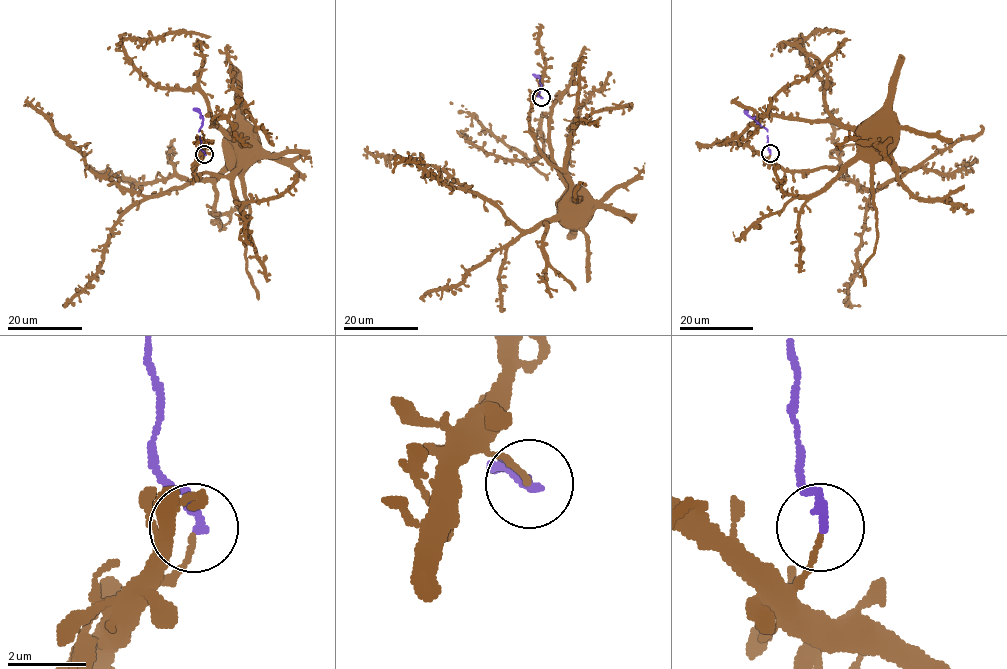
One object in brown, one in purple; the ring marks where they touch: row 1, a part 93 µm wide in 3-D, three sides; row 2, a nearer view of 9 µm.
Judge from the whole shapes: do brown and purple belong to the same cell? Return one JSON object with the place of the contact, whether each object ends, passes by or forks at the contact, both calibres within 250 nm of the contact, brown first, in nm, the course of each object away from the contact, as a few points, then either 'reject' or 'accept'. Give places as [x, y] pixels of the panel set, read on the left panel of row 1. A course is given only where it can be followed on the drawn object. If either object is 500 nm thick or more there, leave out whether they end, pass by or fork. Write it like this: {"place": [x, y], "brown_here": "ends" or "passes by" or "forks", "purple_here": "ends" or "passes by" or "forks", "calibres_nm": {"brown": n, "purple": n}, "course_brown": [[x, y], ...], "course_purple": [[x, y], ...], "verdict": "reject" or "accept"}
{"place": [204, 154], "brown_here": "ends", "purple_here": "ends", "calibres_nm": {"brown": 120, "purple": 260}, "course_brown": [[204, 155], [194, 173], [227, 176], [238, 164]], "course_purple": [[204, 155], [200, 149], [199, 130], [203, 120], [193, 109]], "verdict": "reject"}

